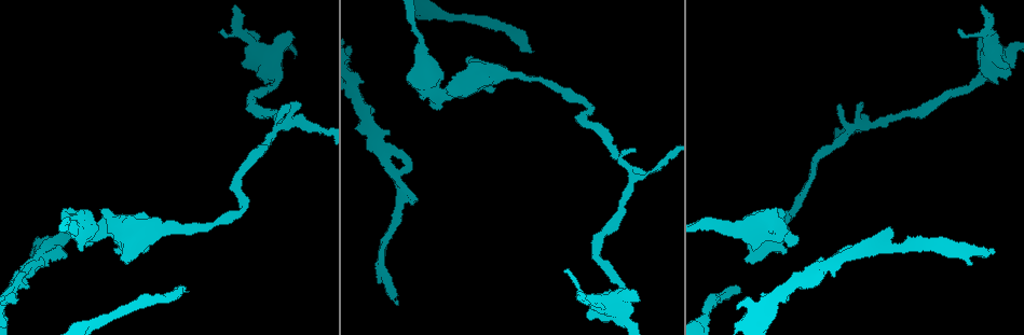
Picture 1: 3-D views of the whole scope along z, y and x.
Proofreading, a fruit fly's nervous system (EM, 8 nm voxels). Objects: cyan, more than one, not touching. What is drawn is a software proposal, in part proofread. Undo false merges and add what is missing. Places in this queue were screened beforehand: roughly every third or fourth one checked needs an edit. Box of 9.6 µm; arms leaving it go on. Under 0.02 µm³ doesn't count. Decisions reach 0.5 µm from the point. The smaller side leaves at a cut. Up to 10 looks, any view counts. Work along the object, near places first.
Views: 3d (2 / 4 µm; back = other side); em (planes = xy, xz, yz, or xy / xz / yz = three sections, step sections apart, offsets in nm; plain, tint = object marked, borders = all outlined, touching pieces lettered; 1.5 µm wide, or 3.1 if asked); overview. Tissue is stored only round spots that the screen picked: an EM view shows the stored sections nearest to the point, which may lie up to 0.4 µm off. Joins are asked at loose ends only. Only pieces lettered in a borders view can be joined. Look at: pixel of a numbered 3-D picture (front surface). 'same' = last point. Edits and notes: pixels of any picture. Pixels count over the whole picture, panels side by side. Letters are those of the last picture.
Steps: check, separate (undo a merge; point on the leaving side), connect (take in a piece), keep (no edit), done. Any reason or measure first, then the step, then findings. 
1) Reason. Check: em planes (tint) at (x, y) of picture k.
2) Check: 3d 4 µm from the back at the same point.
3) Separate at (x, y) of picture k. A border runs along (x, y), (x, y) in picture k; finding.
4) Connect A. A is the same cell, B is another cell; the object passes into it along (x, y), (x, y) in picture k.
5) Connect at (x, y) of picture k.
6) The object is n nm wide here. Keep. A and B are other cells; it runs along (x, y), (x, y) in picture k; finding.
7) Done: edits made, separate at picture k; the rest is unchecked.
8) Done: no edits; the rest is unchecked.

An open end. Check: 3d 4 µm at (959, 30) of picture 1.

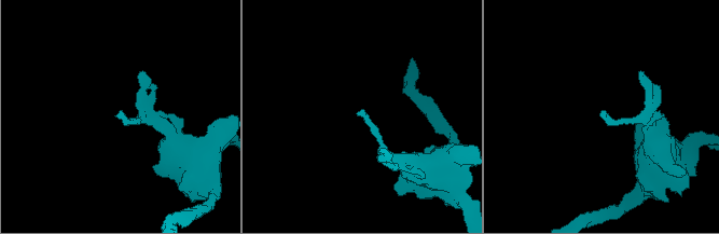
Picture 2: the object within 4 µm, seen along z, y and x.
Now the EM. Check: em planes (borders) at (115, 117) of picture 2.

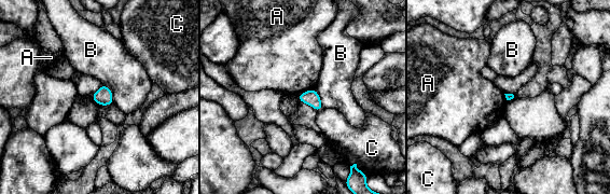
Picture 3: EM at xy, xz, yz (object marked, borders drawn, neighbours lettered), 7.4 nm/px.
Keep. A, B and C are other cells; a border runs along (314, 87), (296, 95) in picture 3; no lettered piece goes on from it.

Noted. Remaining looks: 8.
Narrows sharply. Check: em xy step 8 (tint) at (634, 176) of picture 1.

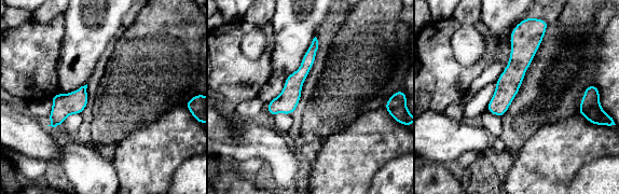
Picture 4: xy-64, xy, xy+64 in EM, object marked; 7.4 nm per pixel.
Check: em planes (tint) at the same point.

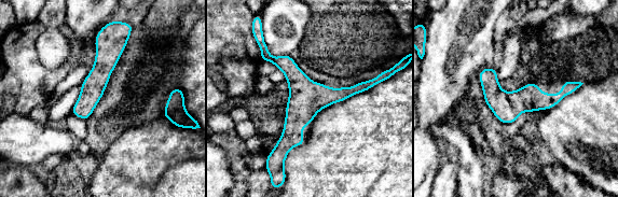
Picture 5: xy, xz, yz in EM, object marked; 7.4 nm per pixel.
Check: em planes (borders) at the same point.

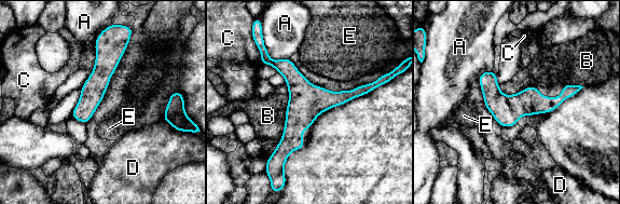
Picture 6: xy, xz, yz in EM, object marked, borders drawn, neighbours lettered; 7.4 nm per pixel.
The object is 220 nm wide here. Keep. A, B, C, D and E are other cells; a border runs along (288, 92), (284, 132), (269, 158) in picture 6; all the same cell.

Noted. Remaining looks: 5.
Sudden change in width. Check: 3d 4 µm from the back at (275, 80) of picture 1.

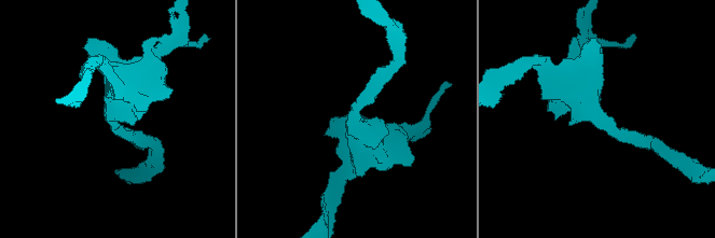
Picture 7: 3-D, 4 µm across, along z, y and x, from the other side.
The arms are 220, 650 nm wide. Check: em xy step 4 (tint) at (357, 110) of picture 7.

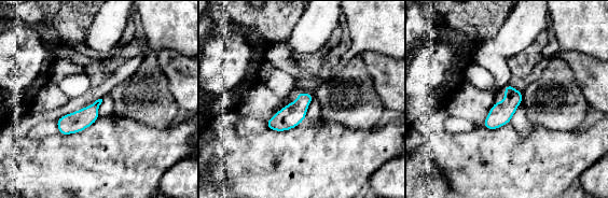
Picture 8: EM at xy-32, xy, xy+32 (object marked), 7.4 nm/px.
Check: em planes (borders) at the same point.

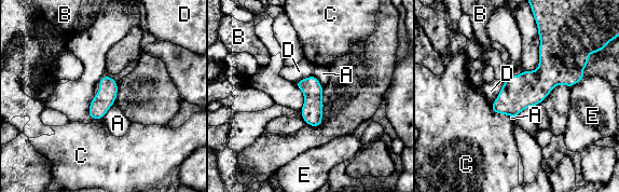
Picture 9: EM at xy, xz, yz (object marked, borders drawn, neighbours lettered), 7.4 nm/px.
Keep. A, B, C, D and E are other cells; a border runs along (114, 101), (102, 118) in picture 9; all the same cell.

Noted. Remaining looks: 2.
Free end. Check: 3d 4 µm at (378, 282) of picture 1.

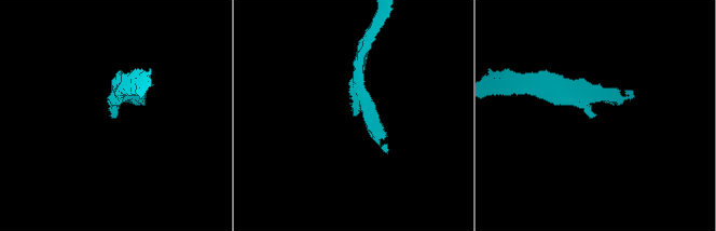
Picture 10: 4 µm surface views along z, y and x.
Check: em planes (borders) at (113, 114) of picture 10.

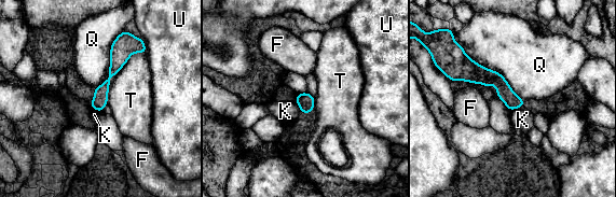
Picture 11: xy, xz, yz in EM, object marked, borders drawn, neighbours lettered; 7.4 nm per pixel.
The longest contact is with Q, 650 nm. Keep. F, K, Q, T and U are other cells; a border runs along (523, 106), (510, 112) in picture 11; no lettered piece goes on from it.

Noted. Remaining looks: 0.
Done: no edits; the rest is unchecked.

